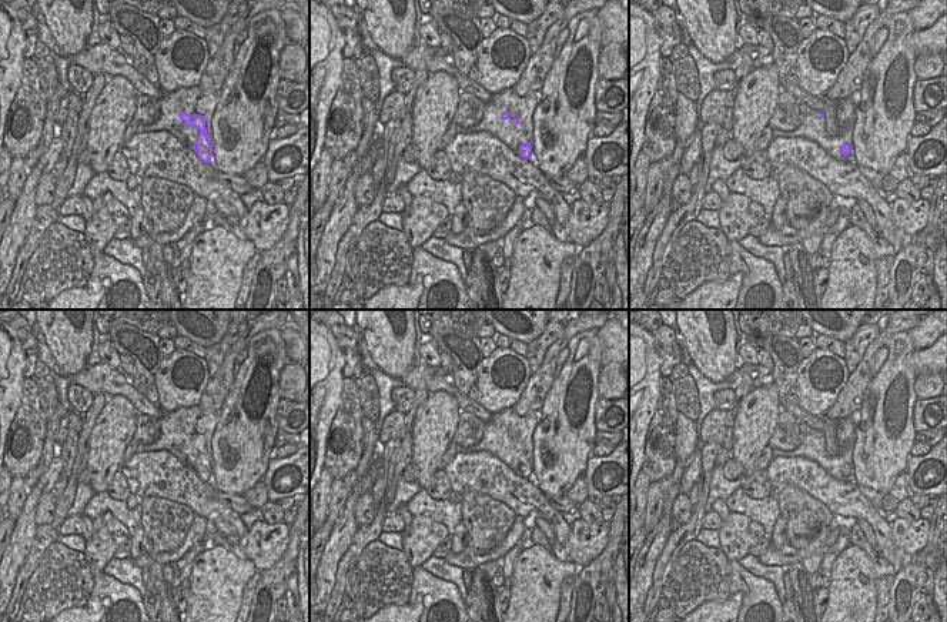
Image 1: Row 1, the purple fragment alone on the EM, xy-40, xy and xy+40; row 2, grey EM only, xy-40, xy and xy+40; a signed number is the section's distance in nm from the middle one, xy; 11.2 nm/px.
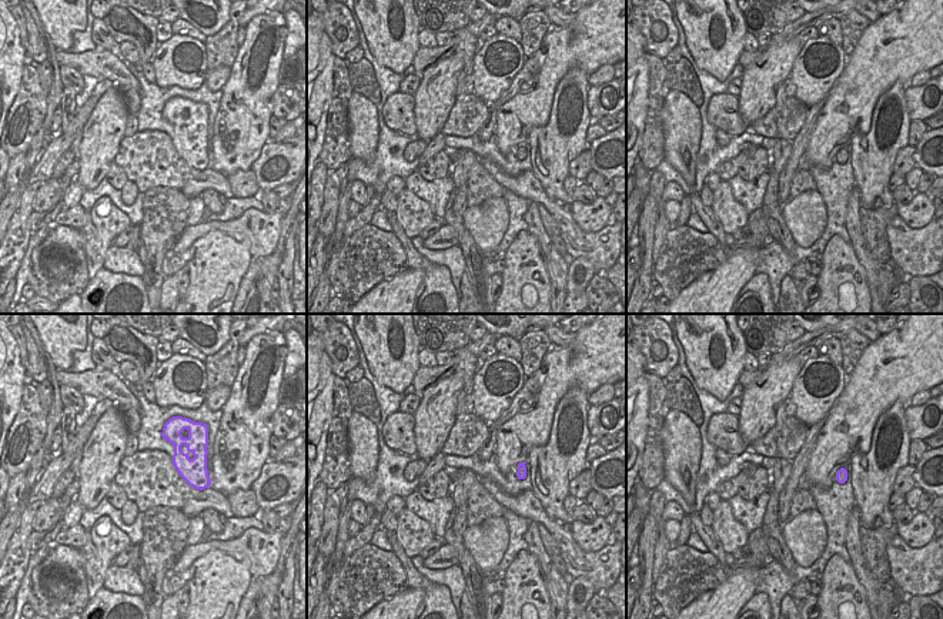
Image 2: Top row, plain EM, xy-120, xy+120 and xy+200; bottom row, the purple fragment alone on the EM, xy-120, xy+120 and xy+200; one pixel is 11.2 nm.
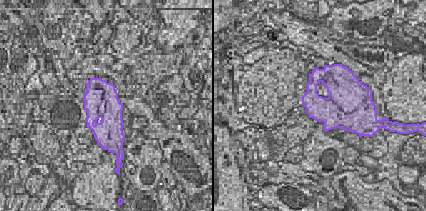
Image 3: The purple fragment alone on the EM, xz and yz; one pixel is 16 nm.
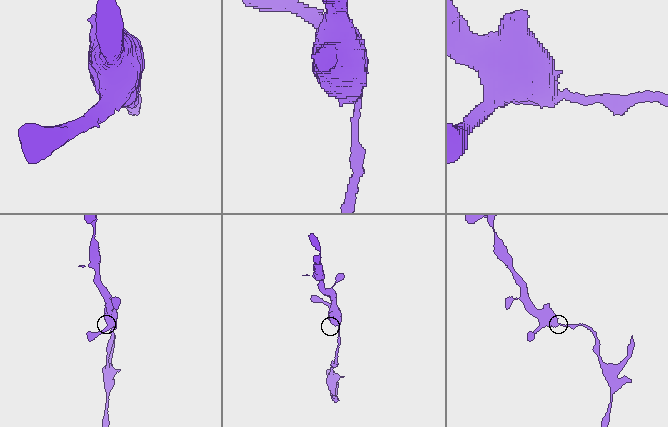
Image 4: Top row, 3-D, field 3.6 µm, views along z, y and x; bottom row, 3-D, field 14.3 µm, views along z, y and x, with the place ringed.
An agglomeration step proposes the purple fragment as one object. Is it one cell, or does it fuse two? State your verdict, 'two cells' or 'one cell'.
one cell

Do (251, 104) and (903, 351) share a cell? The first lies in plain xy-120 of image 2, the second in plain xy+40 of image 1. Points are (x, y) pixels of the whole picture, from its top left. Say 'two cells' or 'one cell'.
one cell

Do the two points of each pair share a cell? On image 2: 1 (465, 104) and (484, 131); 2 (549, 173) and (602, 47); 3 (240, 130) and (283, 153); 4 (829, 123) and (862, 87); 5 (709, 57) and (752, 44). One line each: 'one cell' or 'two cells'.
1: two cells
2: two cells
3: two cells
4: one cell
5: two cells

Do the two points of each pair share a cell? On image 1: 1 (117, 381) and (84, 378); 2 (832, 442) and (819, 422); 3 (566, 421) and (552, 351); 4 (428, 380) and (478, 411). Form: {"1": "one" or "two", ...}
{"1": "one", "2": "one", "3": "two", "4": "one"}

